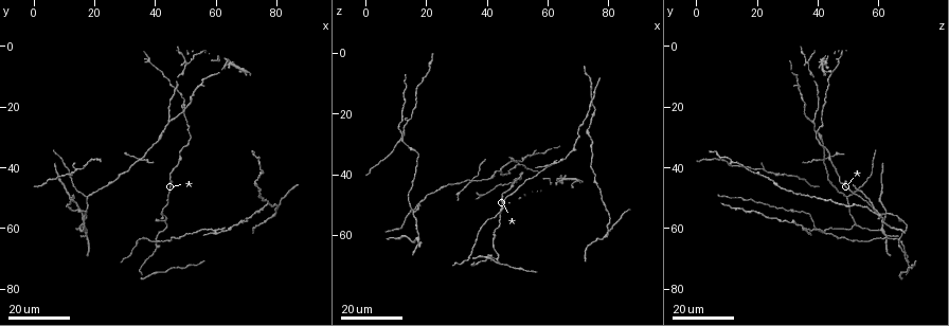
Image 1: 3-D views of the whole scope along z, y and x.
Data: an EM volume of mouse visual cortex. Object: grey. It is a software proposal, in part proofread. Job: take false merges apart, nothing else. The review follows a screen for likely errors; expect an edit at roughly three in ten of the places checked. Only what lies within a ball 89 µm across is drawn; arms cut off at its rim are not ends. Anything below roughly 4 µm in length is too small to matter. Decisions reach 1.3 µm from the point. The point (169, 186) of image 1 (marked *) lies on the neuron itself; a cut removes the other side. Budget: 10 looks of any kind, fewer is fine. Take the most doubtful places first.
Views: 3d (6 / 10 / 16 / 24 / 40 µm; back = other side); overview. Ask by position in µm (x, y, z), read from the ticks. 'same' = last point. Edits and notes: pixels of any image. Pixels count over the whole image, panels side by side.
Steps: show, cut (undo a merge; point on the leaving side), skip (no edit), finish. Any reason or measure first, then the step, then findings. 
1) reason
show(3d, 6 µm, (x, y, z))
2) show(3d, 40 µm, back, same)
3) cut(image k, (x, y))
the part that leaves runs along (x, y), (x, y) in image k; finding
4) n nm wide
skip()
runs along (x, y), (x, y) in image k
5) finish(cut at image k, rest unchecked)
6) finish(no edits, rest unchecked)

four or more arms meet
show(3d, 16 µm, (35, 37, 43))

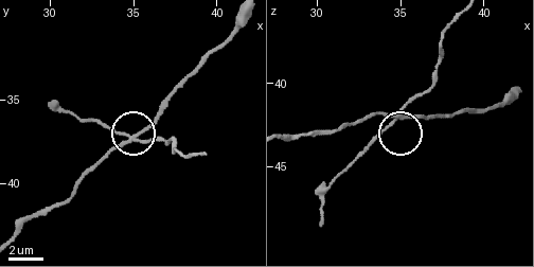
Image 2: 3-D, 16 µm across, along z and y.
show(3d, 6 µm, (34.7, 37.3, 42.2))

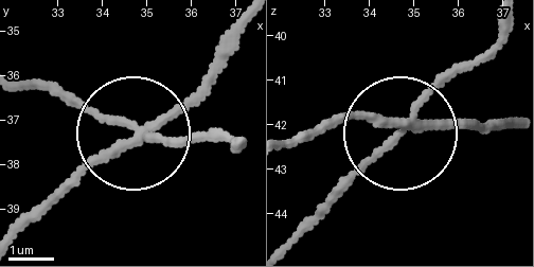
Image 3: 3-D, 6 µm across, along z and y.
show(3d, 6 µm, back, (34.65, 37.20, 42.10))

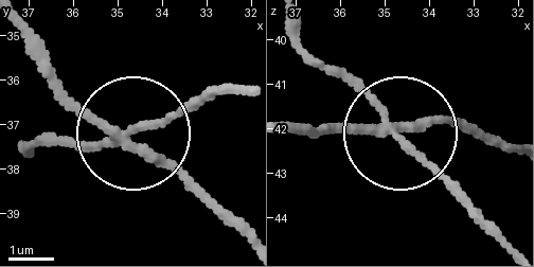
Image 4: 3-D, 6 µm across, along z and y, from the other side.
190 nm wide
cut(image 4, (77, 144))
the part that leaves runs along (389, 124), (313, 59), (302, 25) in image 4; two neurons meet here

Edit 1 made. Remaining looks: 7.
two arms in line, one across
show(3d, 24 µm, (45, 24, 38))

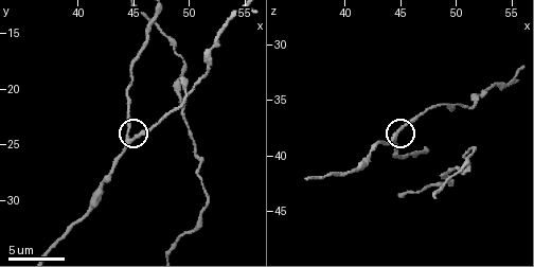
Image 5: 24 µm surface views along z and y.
show(3d, 10 µm, (44.6, 24.6, 38.0))

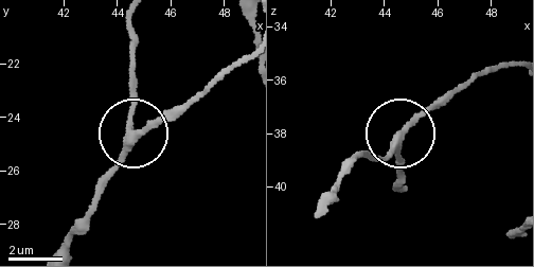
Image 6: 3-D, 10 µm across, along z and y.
3 arms
skip()
one neuron here

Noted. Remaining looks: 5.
side arm on a straight run
show(3d, 24 µm, (51, 6, 36))

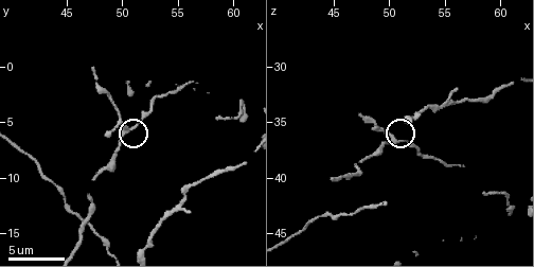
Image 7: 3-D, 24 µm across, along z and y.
show(3d, 6 µm, (50.6, 5.4, 36.6))

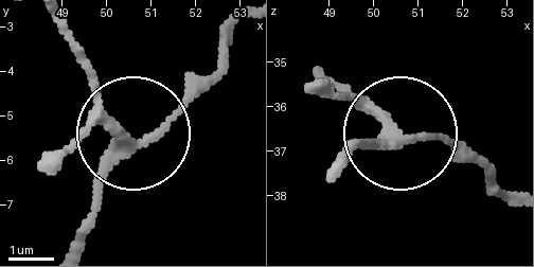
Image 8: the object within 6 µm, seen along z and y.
skip()
all the same neuron

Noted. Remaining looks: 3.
three-way junction
show(3d, 24 µm, (16, 60, 52))

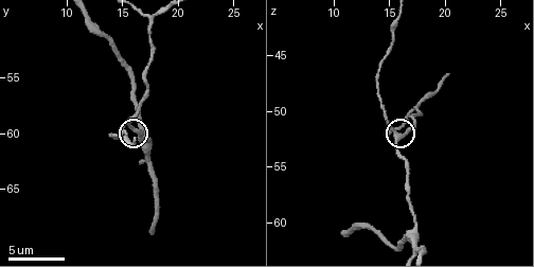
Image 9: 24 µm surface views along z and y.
zoom in
show(3d, 6 µm, (15.6, 59.0, 52.4))

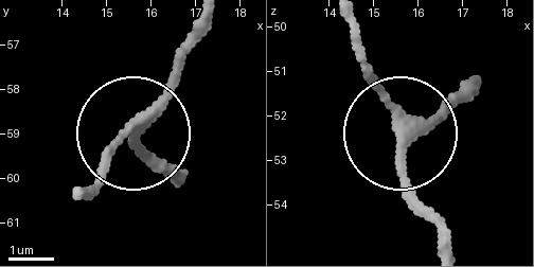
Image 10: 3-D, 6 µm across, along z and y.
side arm 37 µm; 3 arms
skip()
one neuron here

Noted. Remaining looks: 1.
finish(cut at image 4, rest unchecked)

